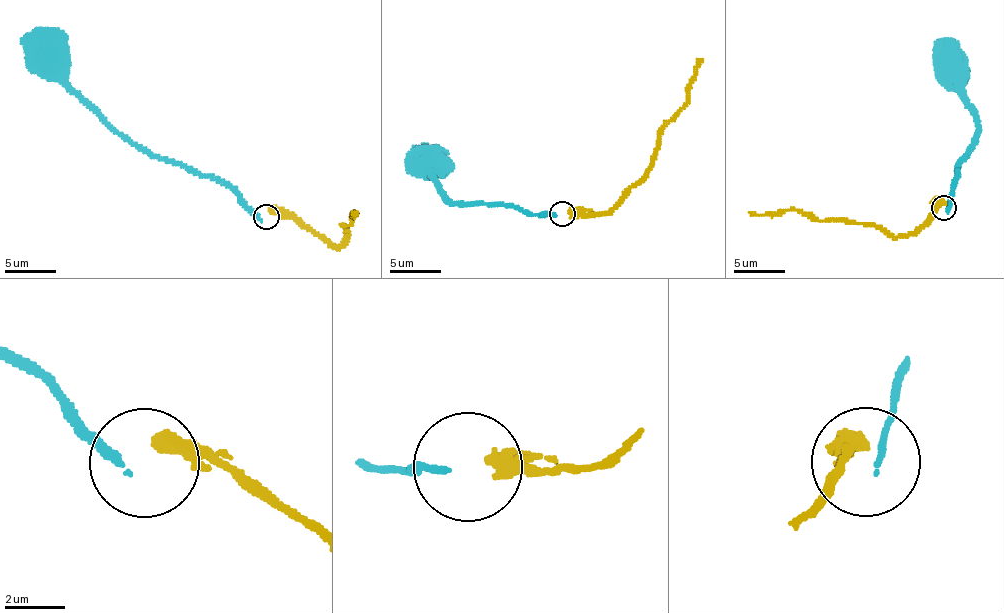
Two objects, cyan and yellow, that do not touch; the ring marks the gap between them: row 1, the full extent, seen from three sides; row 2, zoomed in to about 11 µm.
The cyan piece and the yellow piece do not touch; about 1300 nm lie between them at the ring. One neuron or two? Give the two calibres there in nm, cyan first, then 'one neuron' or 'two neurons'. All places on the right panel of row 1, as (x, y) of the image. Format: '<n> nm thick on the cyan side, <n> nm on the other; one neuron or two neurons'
140 nm thick on the cyan side, 600 nm on the other; two neurons

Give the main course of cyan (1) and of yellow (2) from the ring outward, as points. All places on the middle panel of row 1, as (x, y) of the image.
1: (556, 215), (537, 214), (504, 204), (452, 205), (428, 162)
2: (568, 213), (613, 211), (627, 189), (649, 169), (659, 134), (684, 106), (694, 67), (702, 59)

